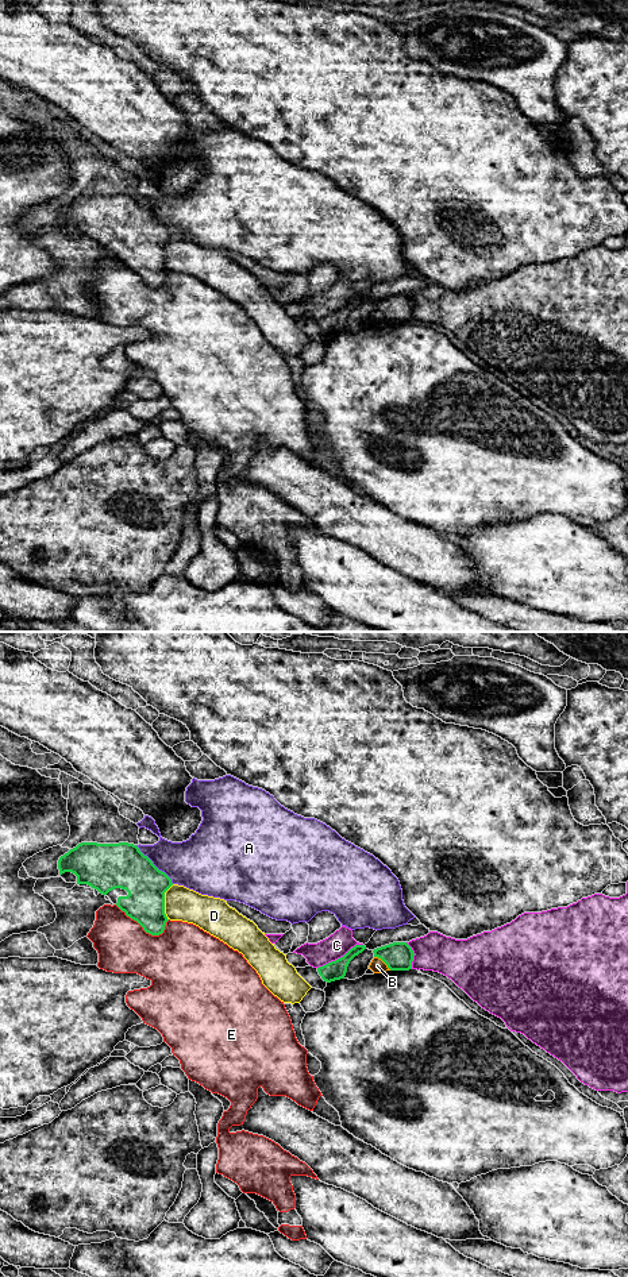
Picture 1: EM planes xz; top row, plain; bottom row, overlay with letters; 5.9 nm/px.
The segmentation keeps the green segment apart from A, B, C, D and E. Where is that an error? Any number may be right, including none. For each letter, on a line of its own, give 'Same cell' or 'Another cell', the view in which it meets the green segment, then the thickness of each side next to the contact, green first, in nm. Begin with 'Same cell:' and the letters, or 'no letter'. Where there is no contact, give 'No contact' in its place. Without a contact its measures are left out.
Same cell: no letter
A: Another cell. Touches green in xz. Thickness 280 nm (green) against 300 nm
B: Another cell. Touches green in xz. Thickness 170 nm (green) against 90 nm
C: Another cell. Touches green in xz. Thickness 120 nm (green) against 150 nm
D: Another cell. Touches green in xz. Thickness 240 nm (green) against 200 nm
E: Another cell. Touches green in xz. Thickness 240 nm (green) against 360 nm

